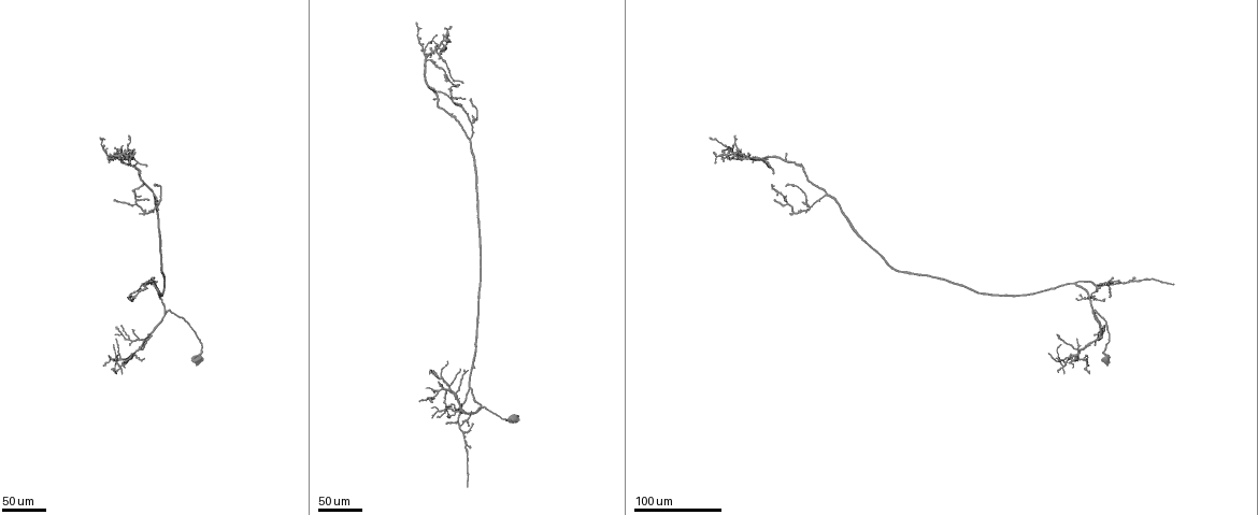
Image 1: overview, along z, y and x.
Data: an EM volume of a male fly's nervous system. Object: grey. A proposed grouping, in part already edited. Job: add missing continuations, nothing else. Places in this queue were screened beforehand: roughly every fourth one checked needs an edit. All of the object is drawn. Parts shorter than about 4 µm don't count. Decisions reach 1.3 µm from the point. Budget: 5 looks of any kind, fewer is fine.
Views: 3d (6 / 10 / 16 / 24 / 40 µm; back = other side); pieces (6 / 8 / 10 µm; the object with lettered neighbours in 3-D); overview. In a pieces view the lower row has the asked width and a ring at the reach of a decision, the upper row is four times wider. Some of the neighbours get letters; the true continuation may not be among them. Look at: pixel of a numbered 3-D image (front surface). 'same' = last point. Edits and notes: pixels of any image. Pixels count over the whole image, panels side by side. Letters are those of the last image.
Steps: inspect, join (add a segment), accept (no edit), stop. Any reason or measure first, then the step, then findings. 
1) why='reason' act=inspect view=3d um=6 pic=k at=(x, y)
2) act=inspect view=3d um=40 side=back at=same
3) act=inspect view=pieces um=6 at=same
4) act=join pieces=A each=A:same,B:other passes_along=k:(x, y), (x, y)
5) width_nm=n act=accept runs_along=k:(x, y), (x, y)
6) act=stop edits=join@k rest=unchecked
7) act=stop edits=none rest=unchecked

why='end of a long branch' act=inspect view=3d um=40 pic=1 at=(468, 486)

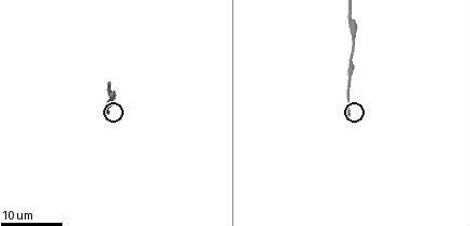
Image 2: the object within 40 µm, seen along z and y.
why='what lies round it' act=inspect view=pieces um=6 pic=2 at=(349, 115)

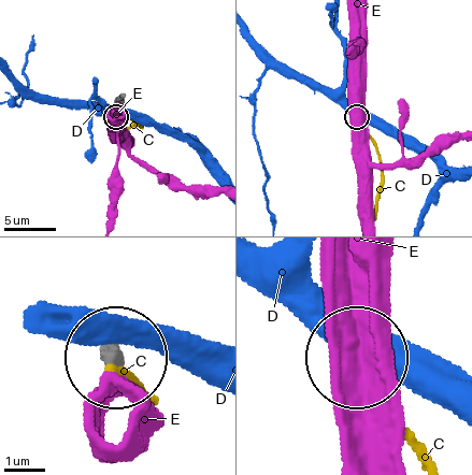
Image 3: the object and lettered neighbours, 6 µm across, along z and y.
act=accept each=C:other,D:other,E:other found='no lettered segment goes on from it'

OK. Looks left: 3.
why='branch stops here' act=inspect view=3d um=24 pic=1 at=(1098, 289)

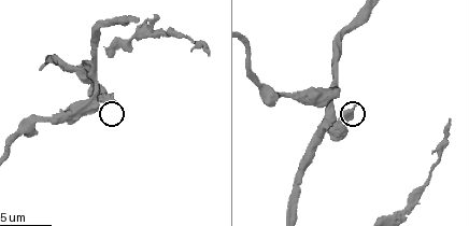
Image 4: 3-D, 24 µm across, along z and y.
act=inspect view=pieces um=6 pic=4 at=(354, 105)

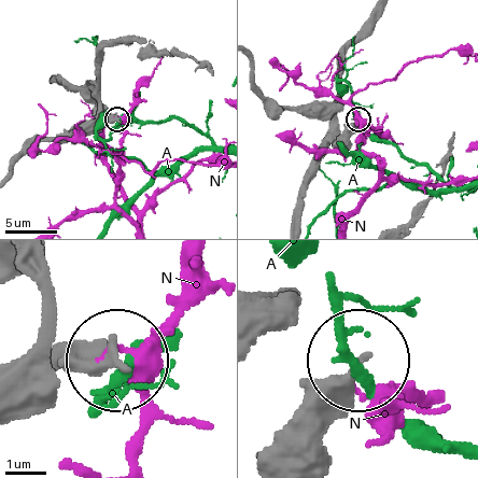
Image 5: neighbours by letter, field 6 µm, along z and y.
width_nm=250 act=accept each=A:other,N:other found='none of them fits'

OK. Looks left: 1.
act=stop edits=none rest=unchecked

